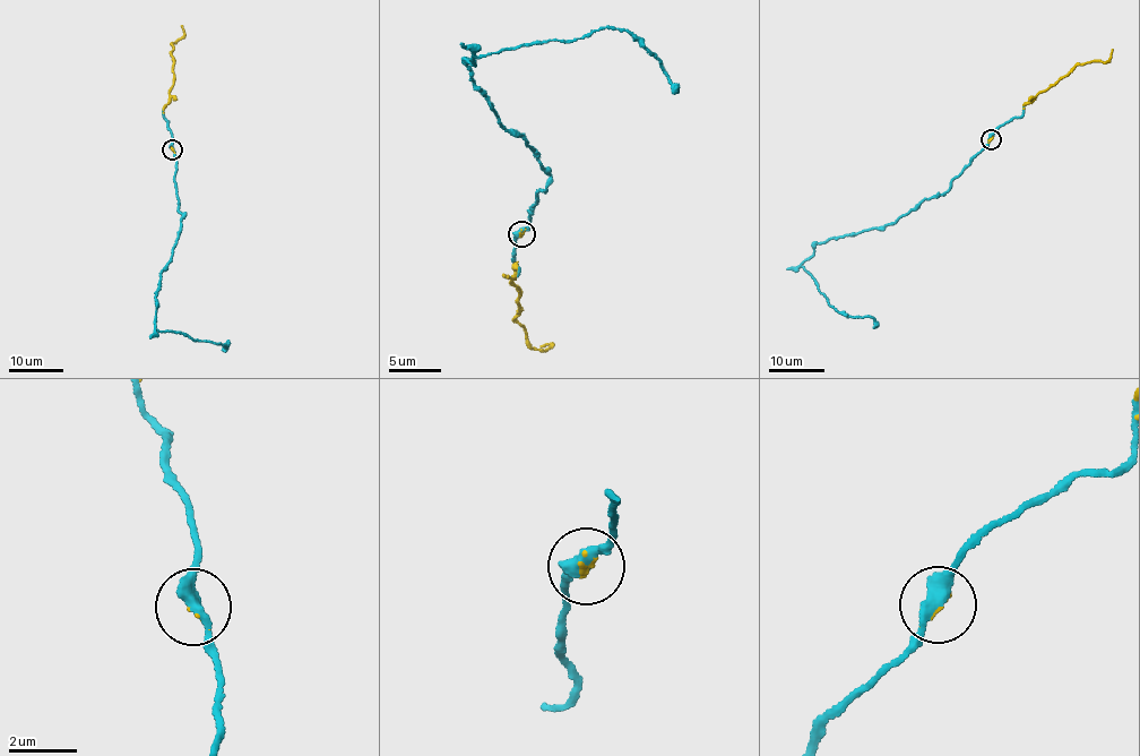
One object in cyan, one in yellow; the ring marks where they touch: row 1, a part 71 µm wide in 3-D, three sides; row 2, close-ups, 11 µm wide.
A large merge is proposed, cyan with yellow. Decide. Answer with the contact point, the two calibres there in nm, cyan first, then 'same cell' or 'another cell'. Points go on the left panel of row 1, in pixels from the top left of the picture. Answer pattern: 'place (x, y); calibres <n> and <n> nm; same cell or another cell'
place (172, 149); calibres 360 and 110 nm; same cell

